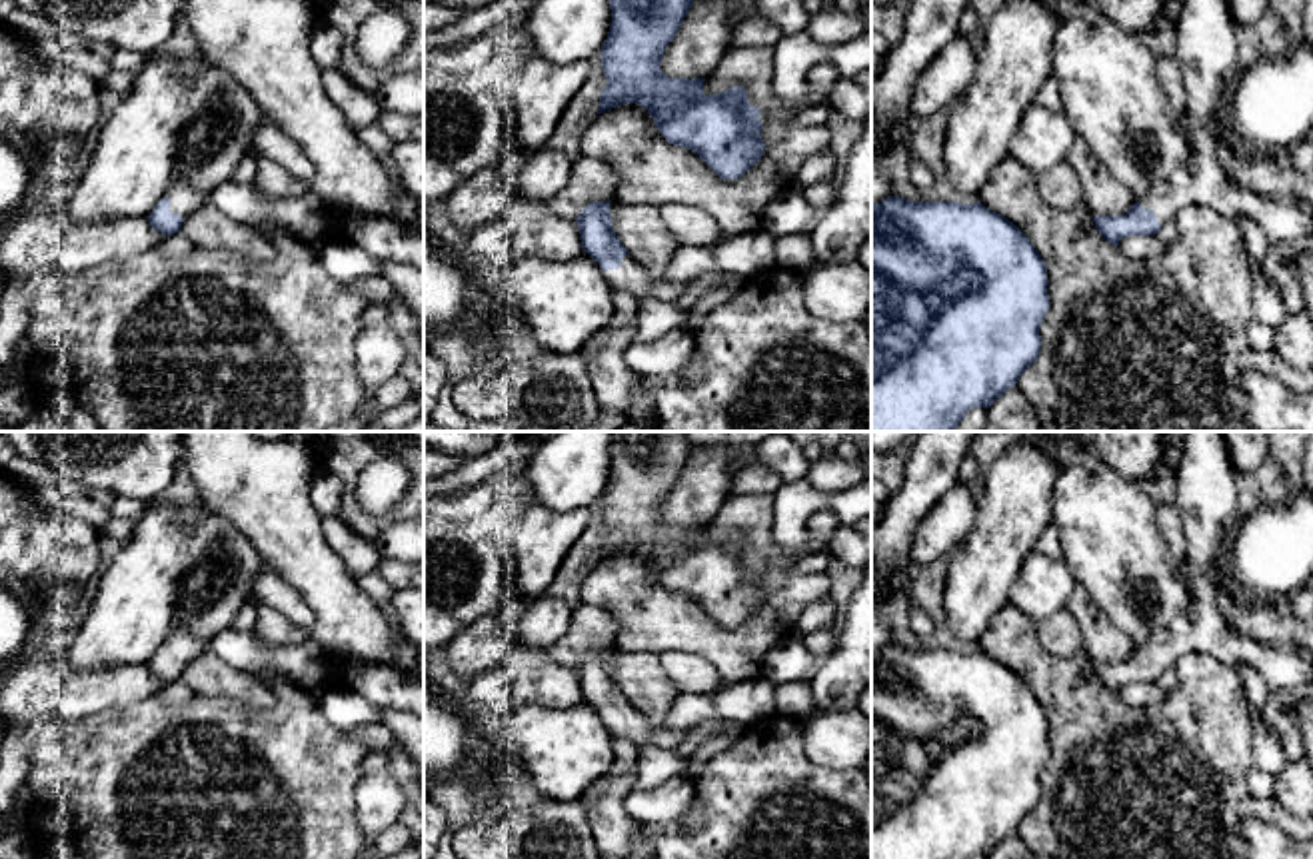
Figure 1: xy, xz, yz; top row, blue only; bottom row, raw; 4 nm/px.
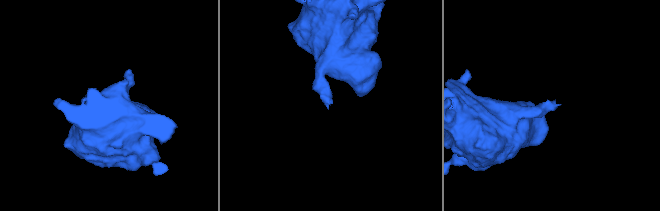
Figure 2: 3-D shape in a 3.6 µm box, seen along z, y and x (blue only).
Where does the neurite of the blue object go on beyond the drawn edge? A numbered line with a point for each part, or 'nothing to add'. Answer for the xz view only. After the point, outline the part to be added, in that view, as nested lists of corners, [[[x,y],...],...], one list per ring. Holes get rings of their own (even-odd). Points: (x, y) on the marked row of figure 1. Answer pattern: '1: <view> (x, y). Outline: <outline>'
1: xz (634, 280). Outline: [[[626,256],[618,270],[604,274],[614,292],[630,296],[638,306],[652,300],[650,288],[657,278],[632,256]]]

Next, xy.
1: xy (184, 200). Outline: [[[172,186],[166,196],[170,210],[184,220],[210,200],[210,194],[194,190],[192,186]]]

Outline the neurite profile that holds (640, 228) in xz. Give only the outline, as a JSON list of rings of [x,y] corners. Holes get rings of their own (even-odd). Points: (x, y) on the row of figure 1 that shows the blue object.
[[[610,202],[612,228],[628,254],[661,278],[681,248],[659,216],[659,206]]]

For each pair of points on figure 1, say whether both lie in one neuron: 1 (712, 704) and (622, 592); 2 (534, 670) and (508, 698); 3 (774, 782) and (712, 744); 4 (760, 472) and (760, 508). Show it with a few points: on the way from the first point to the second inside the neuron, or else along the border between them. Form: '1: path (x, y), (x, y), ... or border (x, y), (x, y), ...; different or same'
1: border (760, 674), (724, 688); different
2: path (528, 676), (512, 692); same
3: border (744, 730), (702, 764); different
4: border (730, 492), (772, 496); different

